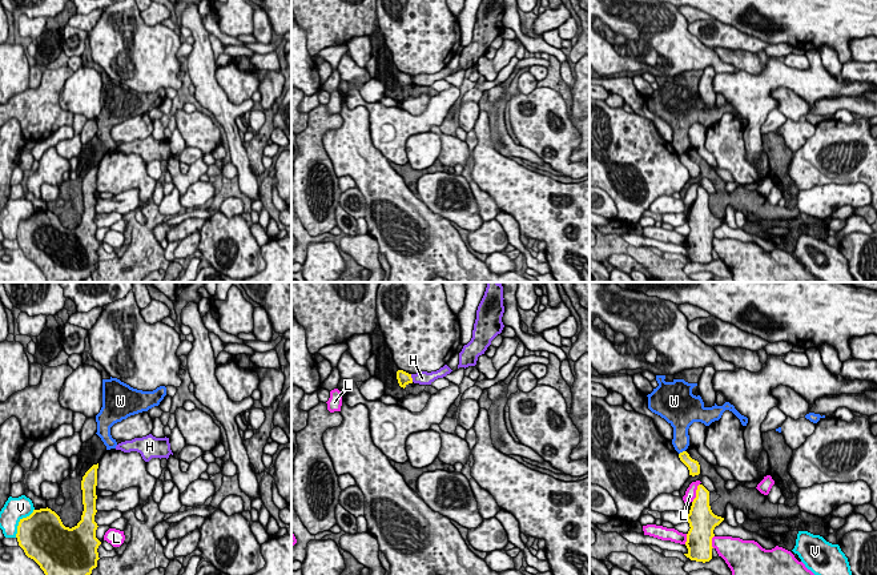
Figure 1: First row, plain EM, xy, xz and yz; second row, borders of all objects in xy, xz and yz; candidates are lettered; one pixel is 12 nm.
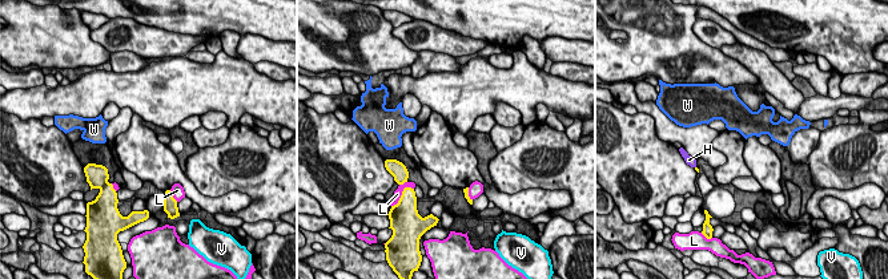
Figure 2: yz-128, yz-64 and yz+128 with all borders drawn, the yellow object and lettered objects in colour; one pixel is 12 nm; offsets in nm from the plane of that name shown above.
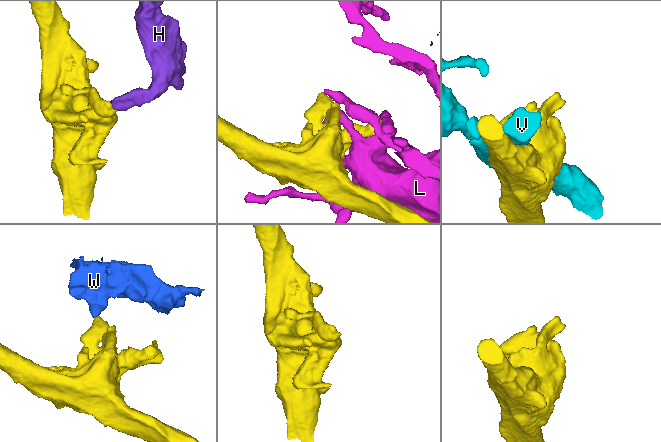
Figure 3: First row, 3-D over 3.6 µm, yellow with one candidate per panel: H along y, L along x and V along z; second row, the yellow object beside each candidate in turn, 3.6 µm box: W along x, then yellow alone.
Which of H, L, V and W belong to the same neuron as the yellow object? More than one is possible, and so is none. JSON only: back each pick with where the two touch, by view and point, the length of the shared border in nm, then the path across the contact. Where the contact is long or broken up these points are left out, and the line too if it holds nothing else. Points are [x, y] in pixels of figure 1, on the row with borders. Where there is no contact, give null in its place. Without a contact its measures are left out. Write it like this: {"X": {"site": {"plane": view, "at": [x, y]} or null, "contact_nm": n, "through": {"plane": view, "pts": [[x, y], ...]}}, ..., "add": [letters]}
{"add": []}

